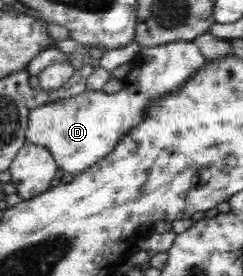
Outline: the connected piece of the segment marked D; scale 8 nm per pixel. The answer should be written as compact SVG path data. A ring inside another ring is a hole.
M193 40L171 41L155 47L142 47L130 63L129 73L121 79L123 89L114 94L103 90L82 94L49 105L39 105L28 114L25 140L27 144L39 144L50 151L59 169L72 177L83 173L106 157L129 131L143 119L147 103L159 95L179 90L199 67L205 65L205 56Z

